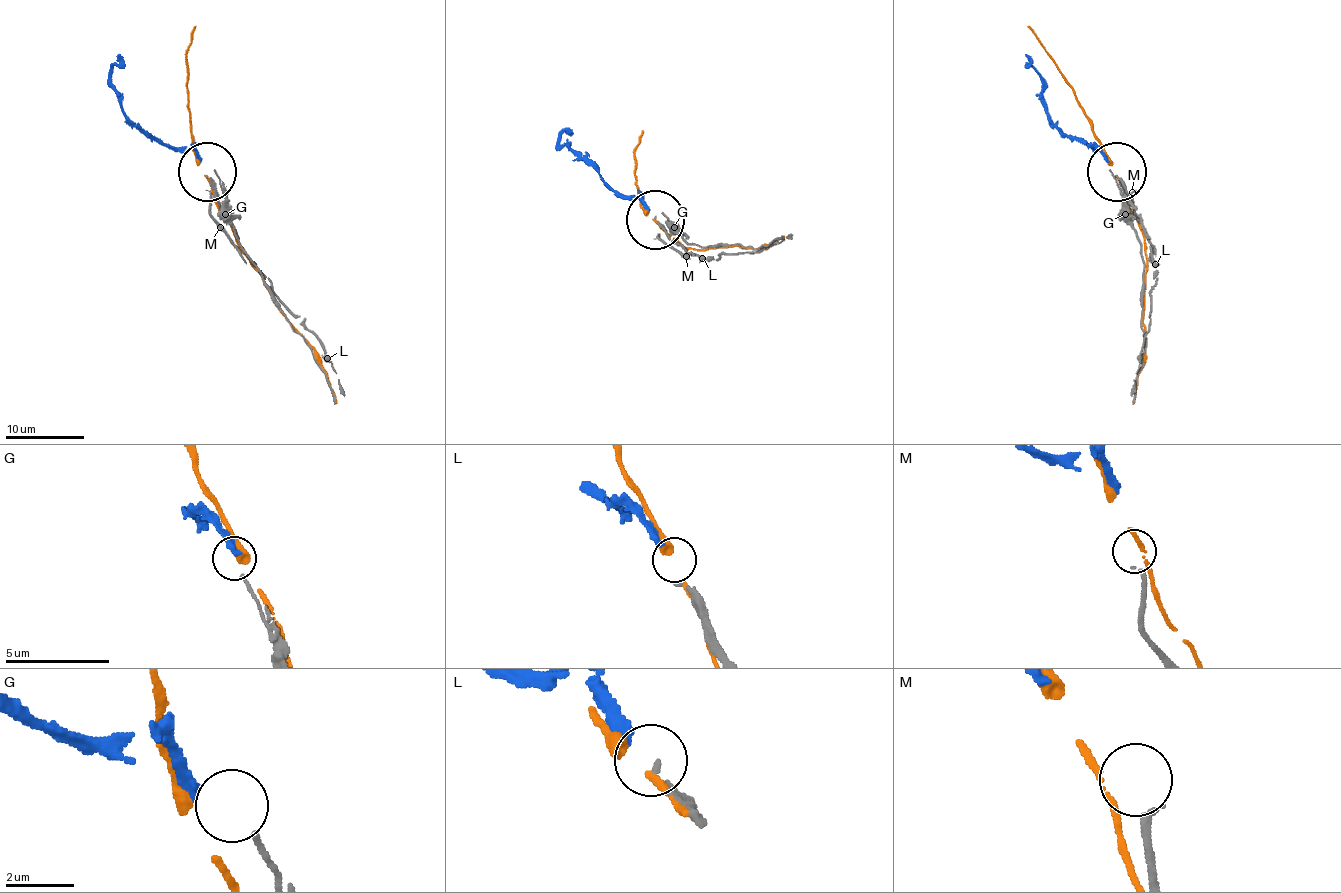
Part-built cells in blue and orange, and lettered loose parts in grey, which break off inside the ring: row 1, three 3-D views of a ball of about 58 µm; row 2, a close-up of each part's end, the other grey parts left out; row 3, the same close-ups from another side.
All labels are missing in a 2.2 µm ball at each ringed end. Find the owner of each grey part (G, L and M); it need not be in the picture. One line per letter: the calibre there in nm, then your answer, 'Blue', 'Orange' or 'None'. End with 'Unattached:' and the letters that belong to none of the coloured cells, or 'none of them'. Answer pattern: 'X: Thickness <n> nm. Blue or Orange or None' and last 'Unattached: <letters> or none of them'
G: Thickness 160 nm. None
L: Thickness 150 nm. Blue
M: Thickness 240 nm. None
Unattached: G, M

